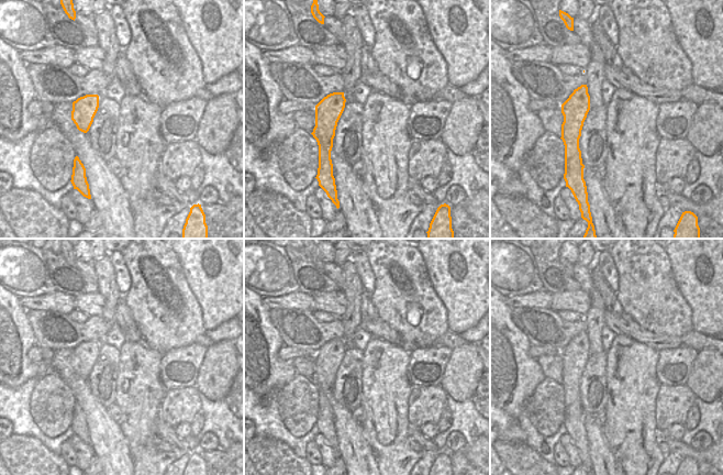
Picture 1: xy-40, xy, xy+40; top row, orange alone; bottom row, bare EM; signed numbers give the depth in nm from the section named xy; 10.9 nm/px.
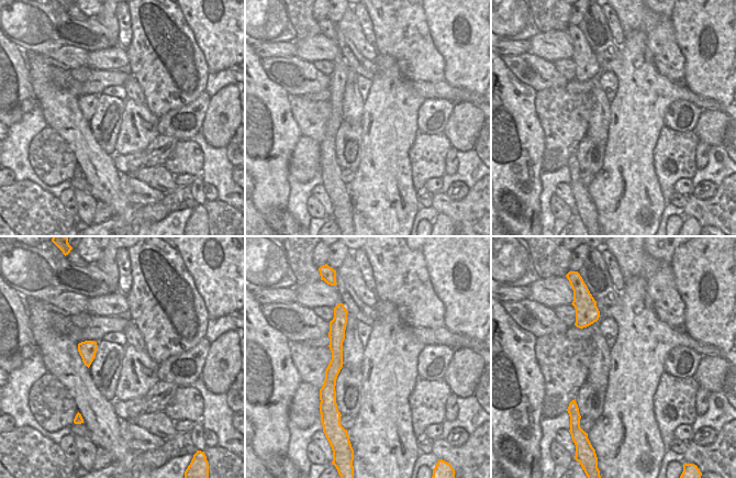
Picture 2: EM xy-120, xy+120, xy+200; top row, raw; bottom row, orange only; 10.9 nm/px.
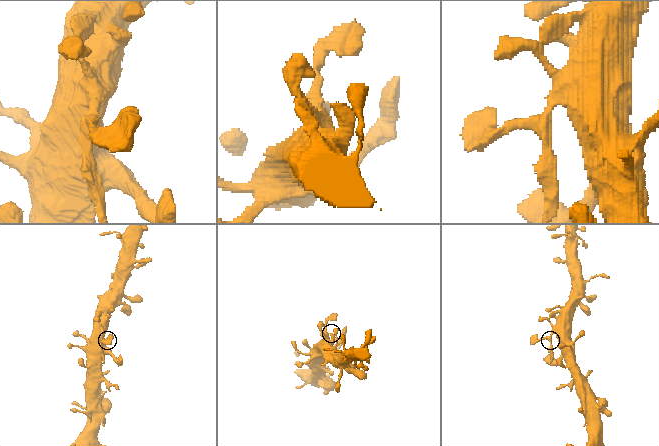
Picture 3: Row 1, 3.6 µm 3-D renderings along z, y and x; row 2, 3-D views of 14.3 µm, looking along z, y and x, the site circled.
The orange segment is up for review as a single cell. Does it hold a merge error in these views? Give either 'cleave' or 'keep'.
keep

